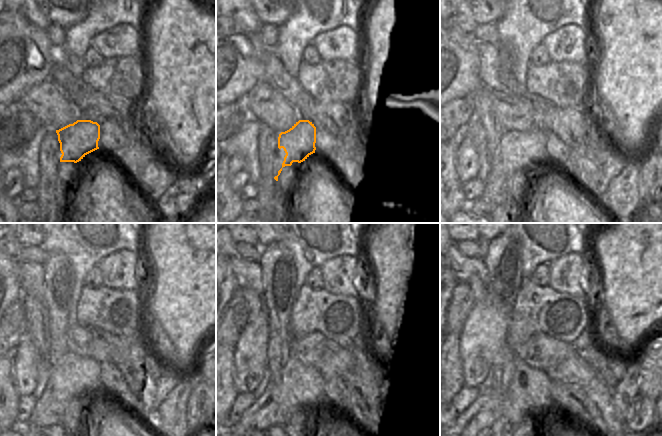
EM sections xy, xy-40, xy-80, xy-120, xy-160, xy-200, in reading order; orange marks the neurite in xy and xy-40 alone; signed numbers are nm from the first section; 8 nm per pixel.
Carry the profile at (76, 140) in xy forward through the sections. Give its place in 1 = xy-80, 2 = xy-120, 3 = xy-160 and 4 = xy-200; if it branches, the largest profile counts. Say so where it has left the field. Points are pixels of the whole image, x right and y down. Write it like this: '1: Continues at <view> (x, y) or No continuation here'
1: Continues at xy-80 (526, 148)
2: Continues at xy-120 (81, 374)
3: Continues at xy-160 (305, 387)
4: Continues at xy-200 (529, 391)

